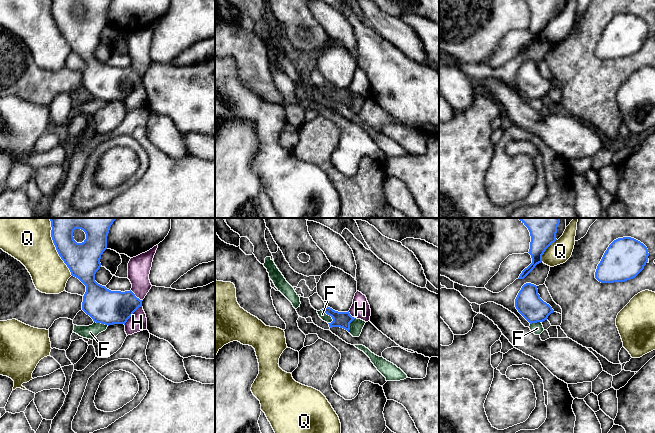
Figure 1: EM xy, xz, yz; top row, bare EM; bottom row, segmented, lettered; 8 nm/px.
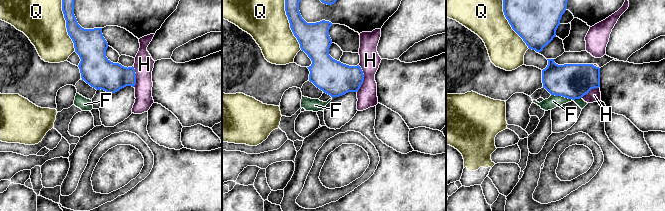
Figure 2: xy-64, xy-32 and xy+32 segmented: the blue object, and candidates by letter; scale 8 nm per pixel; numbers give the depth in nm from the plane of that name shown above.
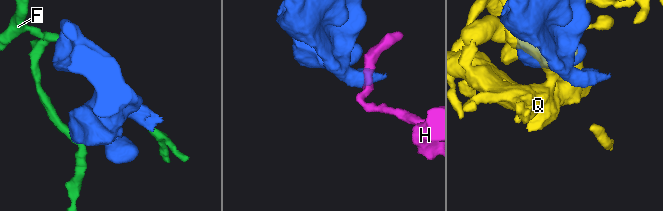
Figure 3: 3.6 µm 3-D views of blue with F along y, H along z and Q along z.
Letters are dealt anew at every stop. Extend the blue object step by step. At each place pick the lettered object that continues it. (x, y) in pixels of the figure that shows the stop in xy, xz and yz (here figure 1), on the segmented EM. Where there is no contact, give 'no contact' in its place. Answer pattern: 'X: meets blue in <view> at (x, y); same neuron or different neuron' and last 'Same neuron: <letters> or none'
F: meets blue in xz at (329, 315); different neuron
H: meets blue in xy at (132, 314); different neuron
Q: meets blue in xy at (55, 246); different neuron
Same neuron: none

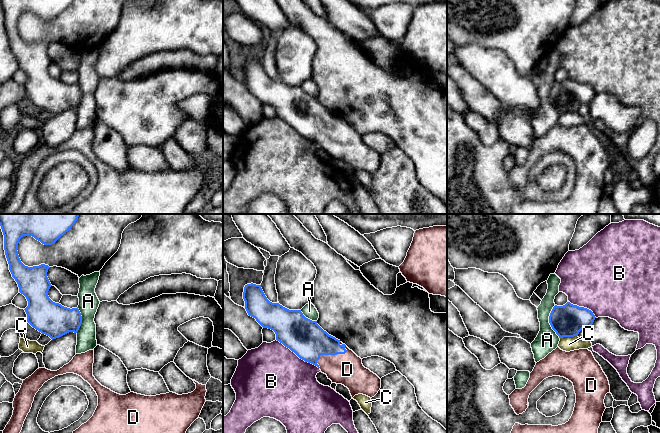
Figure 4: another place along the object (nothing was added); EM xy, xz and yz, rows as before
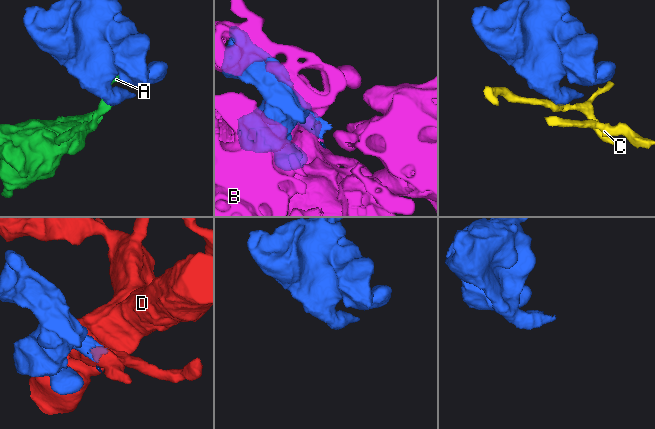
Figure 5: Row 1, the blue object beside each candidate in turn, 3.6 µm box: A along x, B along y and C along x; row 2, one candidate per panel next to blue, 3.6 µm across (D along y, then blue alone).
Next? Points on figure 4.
A: meets blue in yz at (549, 322); different neuron
B: meets blue in xz at (298, 356); different neuron
C: meets blue in yz at (568, 336); different neuron
D: meets blue in xz at (331, 354); same neuron
Same neuron: D

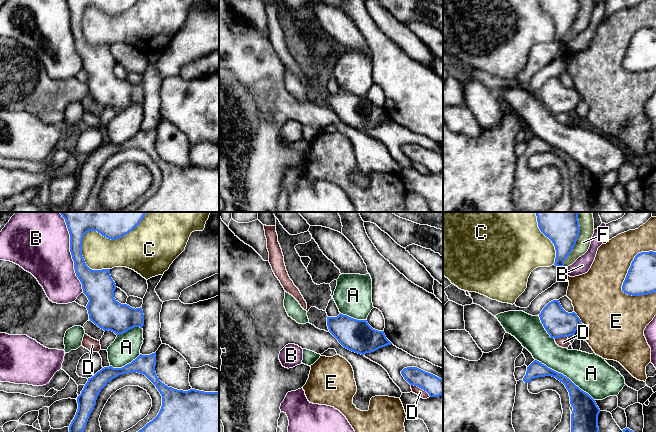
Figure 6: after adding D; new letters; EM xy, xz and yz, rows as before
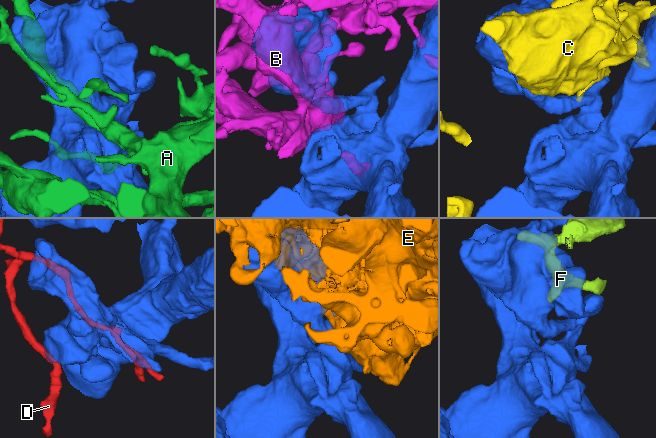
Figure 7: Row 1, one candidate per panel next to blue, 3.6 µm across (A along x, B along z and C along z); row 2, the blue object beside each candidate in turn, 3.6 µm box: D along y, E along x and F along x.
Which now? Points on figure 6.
A: meets blue in yz at (565, 376); different neuron
B: meets blue in xy at (70, 251); different neuron
C: meets blue in xy at (102, 235); different neuron
D: meets blue in xz at (421, 388); different neuron
E: meets blue in yz at (631, 265); different neuron
F: meets blue in yz at (576, 240); different neuron
Same neuron: none

